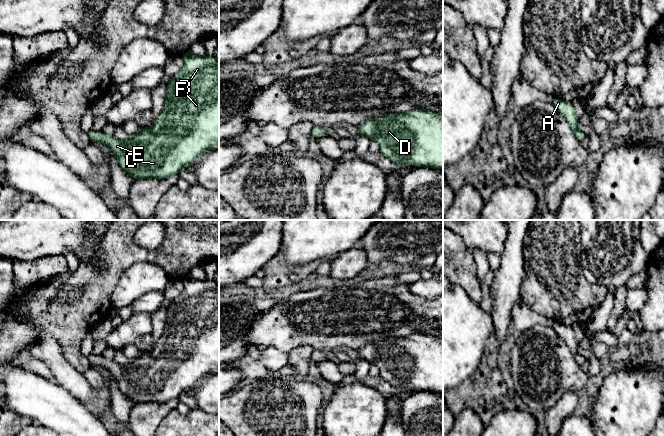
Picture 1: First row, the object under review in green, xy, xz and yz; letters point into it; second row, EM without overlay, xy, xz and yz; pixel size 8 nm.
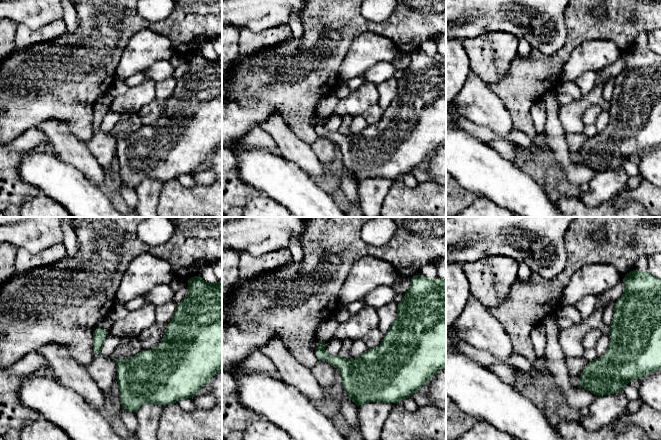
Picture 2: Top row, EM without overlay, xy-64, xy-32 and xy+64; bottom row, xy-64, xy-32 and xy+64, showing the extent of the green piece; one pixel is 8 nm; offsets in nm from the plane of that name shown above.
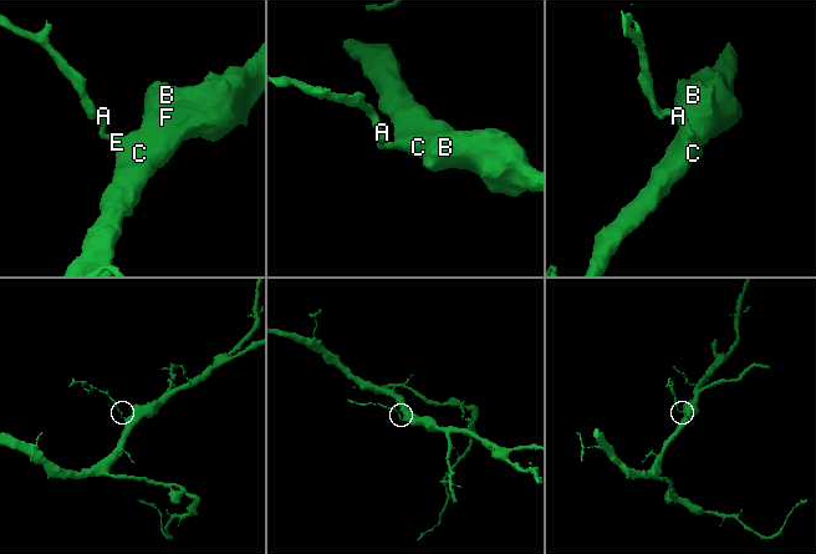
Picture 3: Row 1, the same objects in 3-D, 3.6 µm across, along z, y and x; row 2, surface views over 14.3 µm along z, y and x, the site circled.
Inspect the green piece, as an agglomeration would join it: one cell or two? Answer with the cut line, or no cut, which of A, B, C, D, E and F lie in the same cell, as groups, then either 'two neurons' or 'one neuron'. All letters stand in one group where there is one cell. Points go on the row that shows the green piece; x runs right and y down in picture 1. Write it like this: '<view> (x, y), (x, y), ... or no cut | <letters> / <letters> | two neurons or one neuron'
no cut | A B C D E F | one neuron

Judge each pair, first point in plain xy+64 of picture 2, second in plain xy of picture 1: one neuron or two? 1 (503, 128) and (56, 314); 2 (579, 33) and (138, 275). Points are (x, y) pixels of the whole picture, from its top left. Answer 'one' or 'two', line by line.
1: two
2: two

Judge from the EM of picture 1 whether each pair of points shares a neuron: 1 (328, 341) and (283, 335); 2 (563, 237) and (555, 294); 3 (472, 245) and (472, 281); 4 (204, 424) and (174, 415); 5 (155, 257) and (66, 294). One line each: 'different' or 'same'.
1: same
2: same
3: different
4: same
5: same

